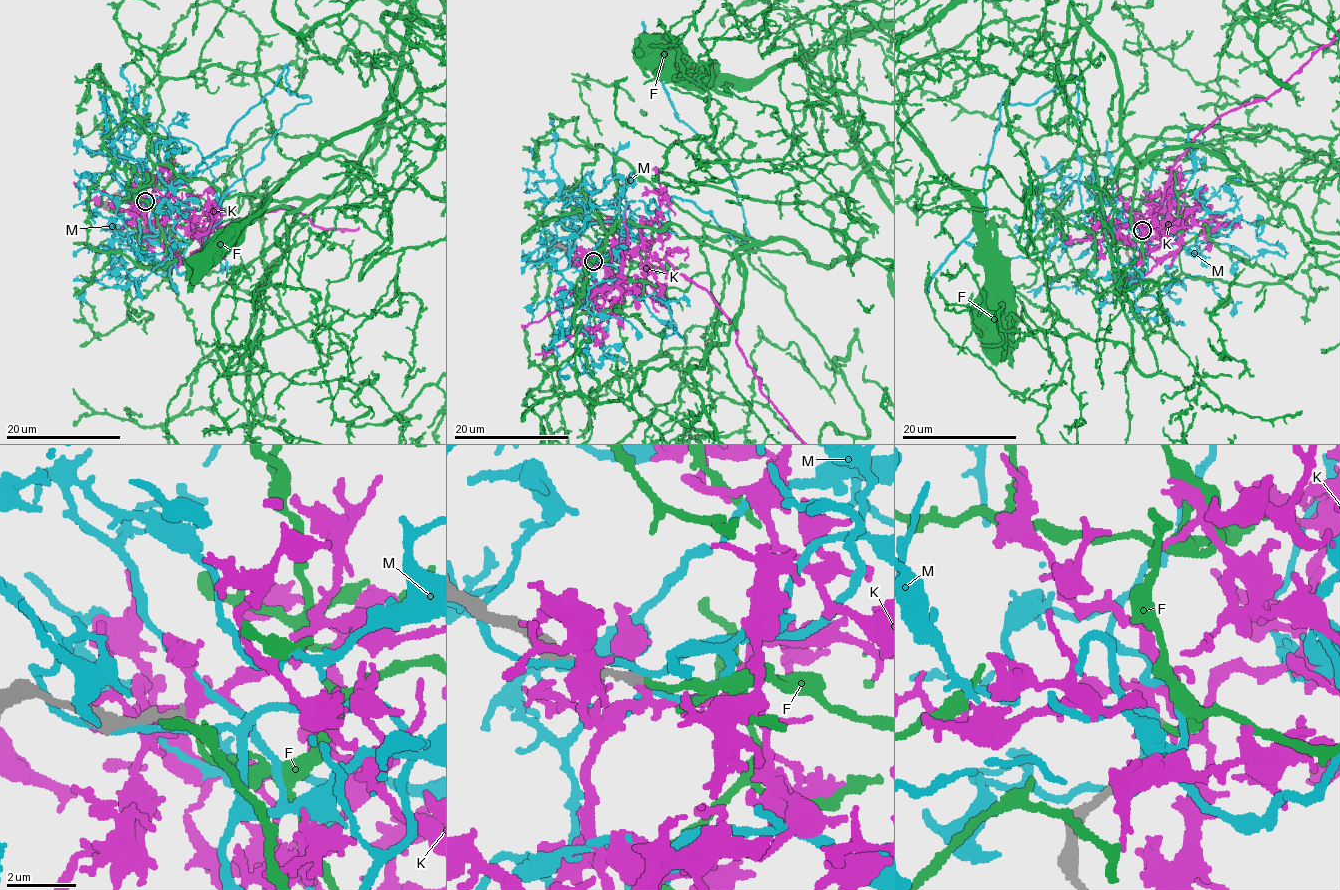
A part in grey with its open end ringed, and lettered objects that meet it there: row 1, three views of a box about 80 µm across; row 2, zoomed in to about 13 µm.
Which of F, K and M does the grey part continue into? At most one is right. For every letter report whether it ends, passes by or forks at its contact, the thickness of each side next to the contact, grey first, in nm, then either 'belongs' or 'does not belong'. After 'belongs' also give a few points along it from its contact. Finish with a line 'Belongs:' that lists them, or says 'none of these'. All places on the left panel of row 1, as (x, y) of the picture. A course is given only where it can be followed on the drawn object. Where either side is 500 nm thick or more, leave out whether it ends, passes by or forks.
F: it ends | 280/170 nm | belongs
K: it forks | 320/240 nm | does not belong
M: it passes by | 280/180 nm | does not belong
Belongs: F

